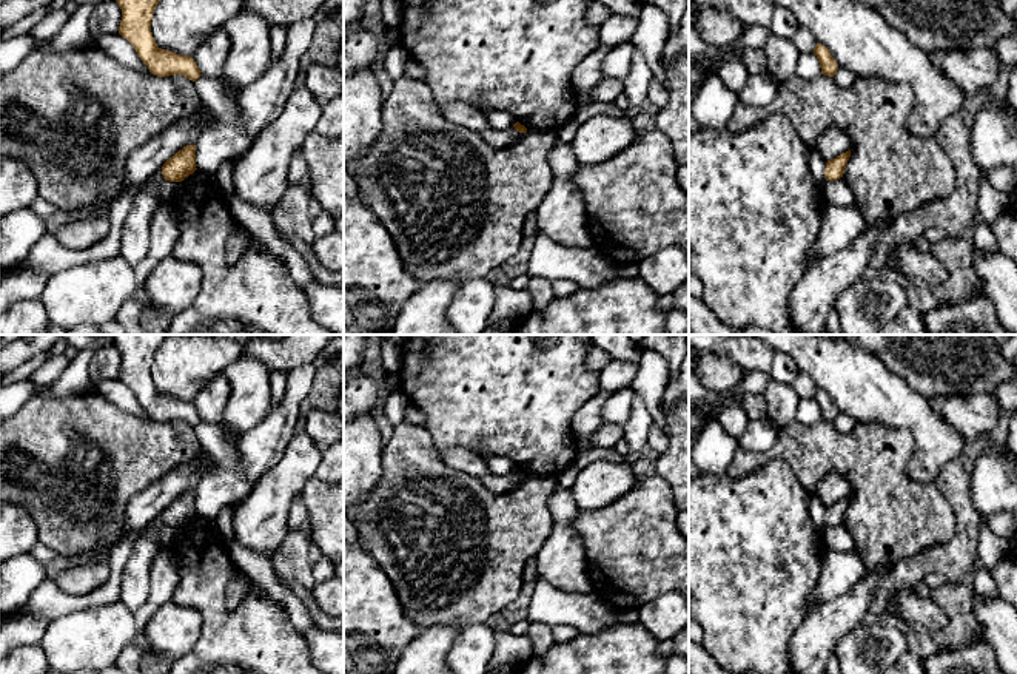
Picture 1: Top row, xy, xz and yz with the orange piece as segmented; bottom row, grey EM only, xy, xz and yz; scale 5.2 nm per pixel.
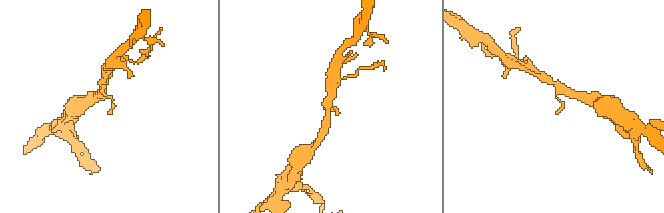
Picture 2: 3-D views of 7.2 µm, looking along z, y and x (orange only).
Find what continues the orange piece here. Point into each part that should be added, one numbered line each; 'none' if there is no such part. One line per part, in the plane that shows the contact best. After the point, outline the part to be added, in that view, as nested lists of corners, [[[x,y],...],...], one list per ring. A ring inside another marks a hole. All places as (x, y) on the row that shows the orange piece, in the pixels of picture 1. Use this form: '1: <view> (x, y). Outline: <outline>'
none

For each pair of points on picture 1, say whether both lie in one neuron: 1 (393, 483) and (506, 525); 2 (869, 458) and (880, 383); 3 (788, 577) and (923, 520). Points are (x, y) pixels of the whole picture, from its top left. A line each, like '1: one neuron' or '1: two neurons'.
1: one neuron
2: two neurons
3: two neurons

